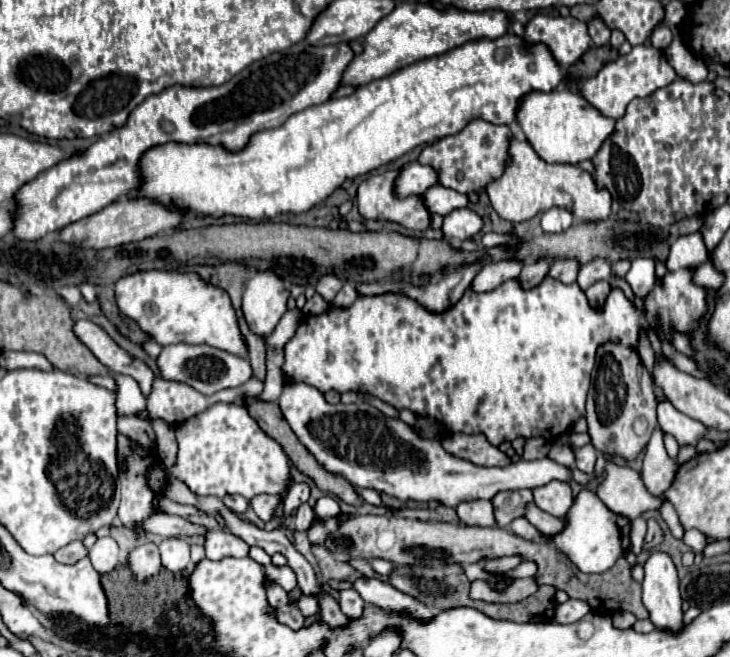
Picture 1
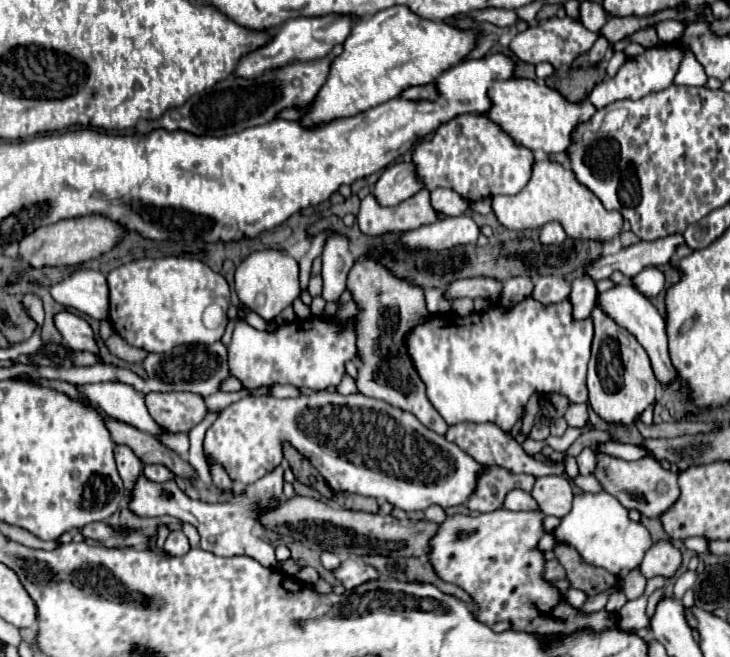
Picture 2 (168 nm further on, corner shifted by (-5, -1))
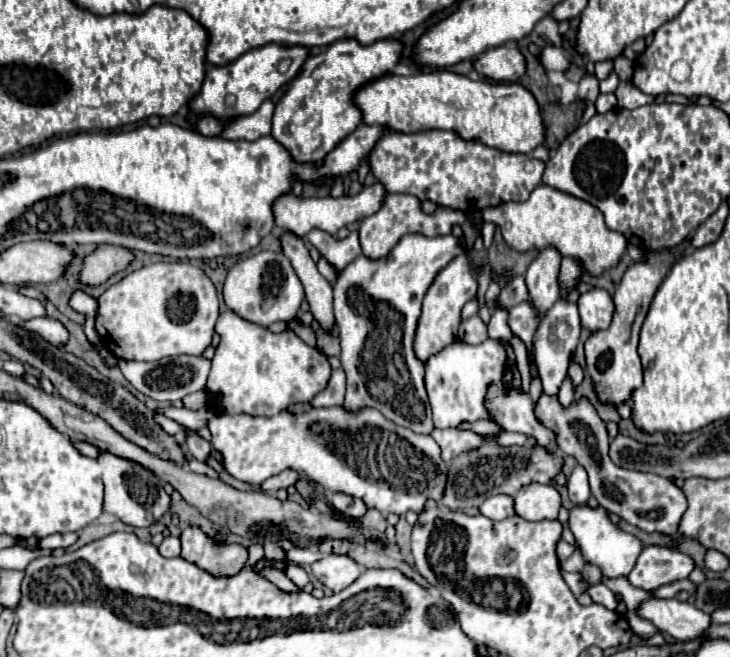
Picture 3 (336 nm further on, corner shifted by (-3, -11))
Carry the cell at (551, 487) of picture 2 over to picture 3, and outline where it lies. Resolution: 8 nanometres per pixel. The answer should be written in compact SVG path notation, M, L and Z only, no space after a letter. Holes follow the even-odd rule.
M532 483L518 491L516 499L516 513L528 521L550 521L558 519L558 511L562 507L560 493L554 485L540 485Z

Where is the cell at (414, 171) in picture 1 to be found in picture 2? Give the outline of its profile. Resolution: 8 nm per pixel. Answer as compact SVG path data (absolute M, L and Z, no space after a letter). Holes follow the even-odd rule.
M394 163L388 165L374 183L372 195L382 207L386 207L398 205L400 201L412 197L412 193L418 193L422 187L424 185L416 181L416 169L412 169L412 163Z

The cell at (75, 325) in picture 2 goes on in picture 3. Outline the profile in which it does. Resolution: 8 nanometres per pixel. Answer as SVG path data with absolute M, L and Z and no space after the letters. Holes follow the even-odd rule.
M40 317L40 319L30 319L24 323L24 327L32 333L38 333L46 341L50 341L56 347L64 347L68 343L68 329L50 317Z

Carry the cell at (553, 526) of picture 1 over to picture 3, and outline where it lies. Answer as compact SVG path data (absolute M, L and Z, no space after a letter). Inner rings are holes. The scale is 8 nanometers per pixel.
M496 495L496 497L490 497L486 499L482 505L480 505L480 513L488 519L494 519L494 521L502 521L506 517L514 517L516 511L514 511L514 497L510 495Z

